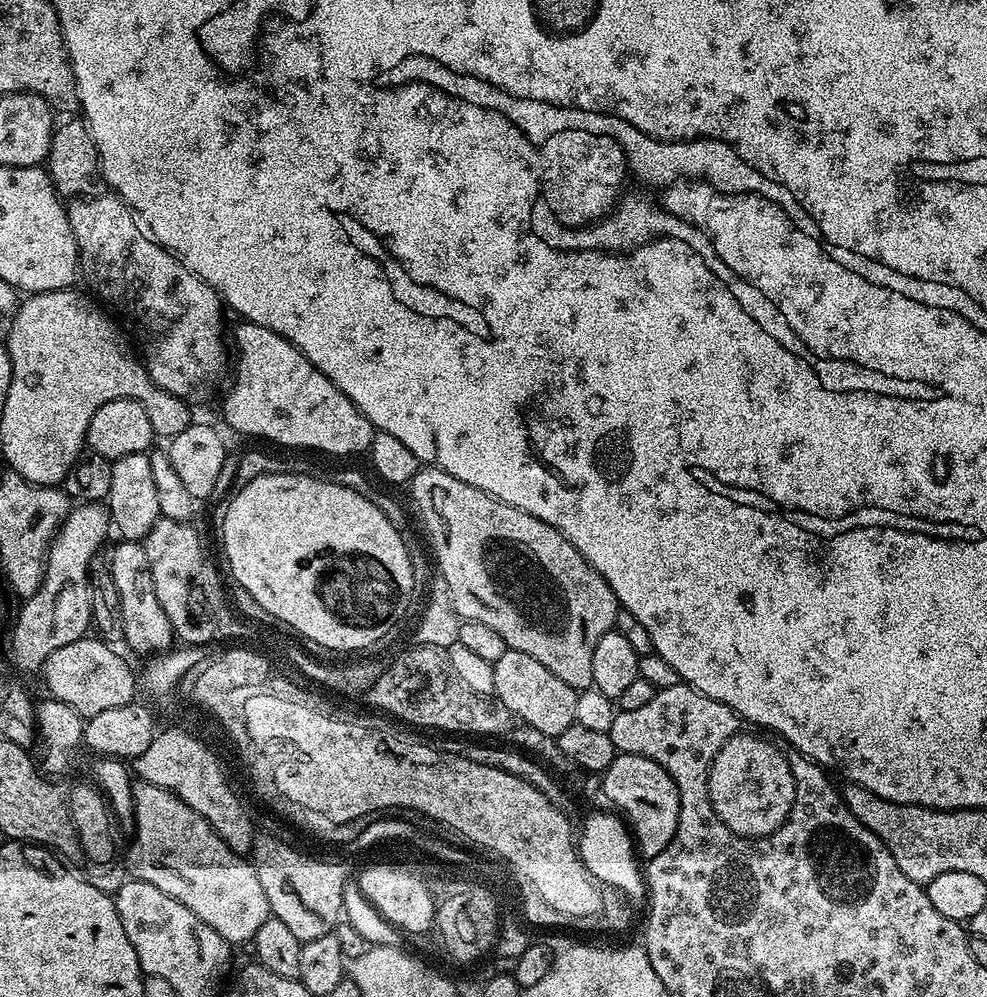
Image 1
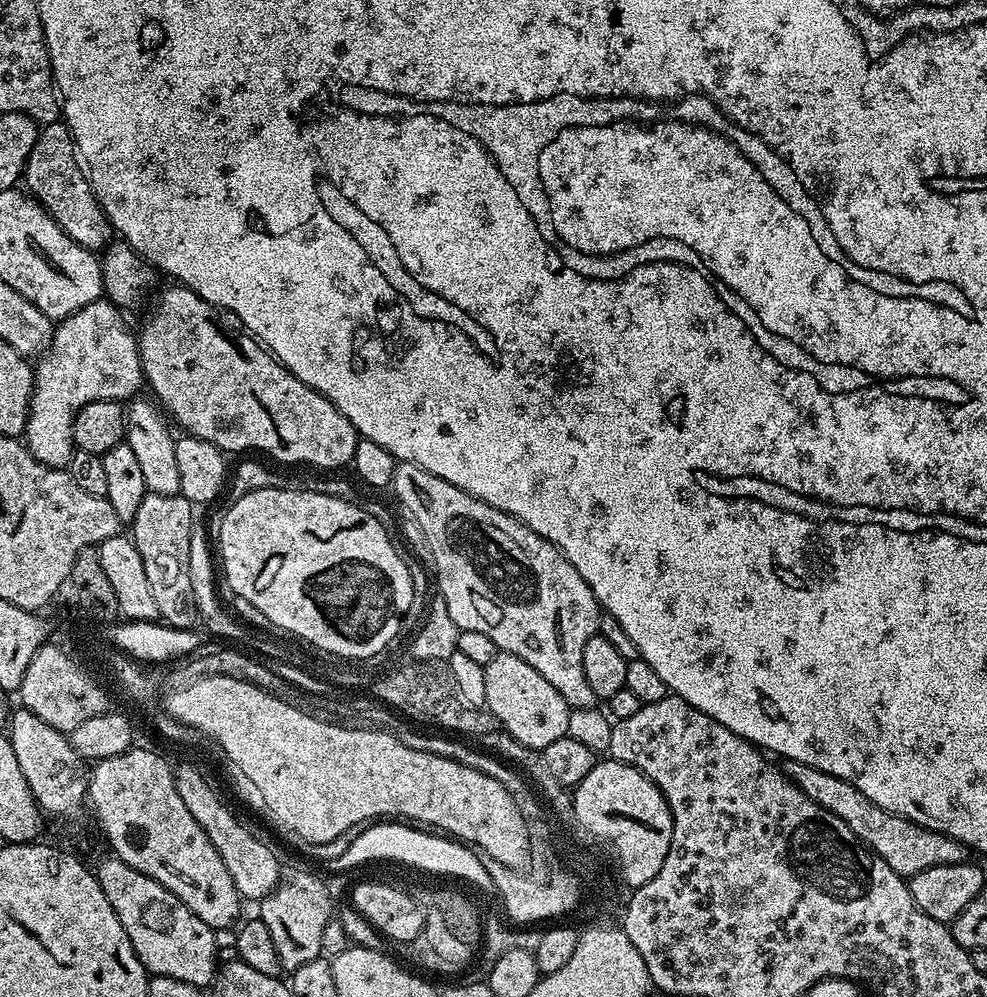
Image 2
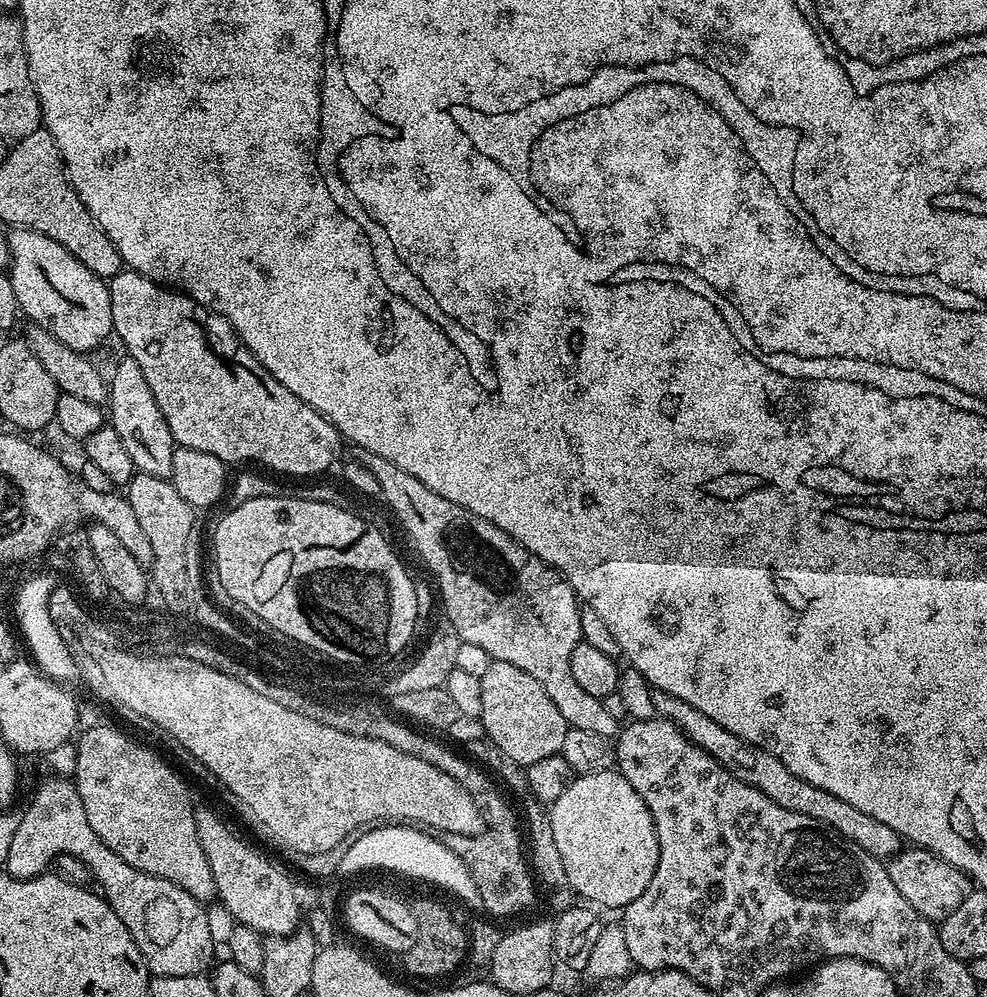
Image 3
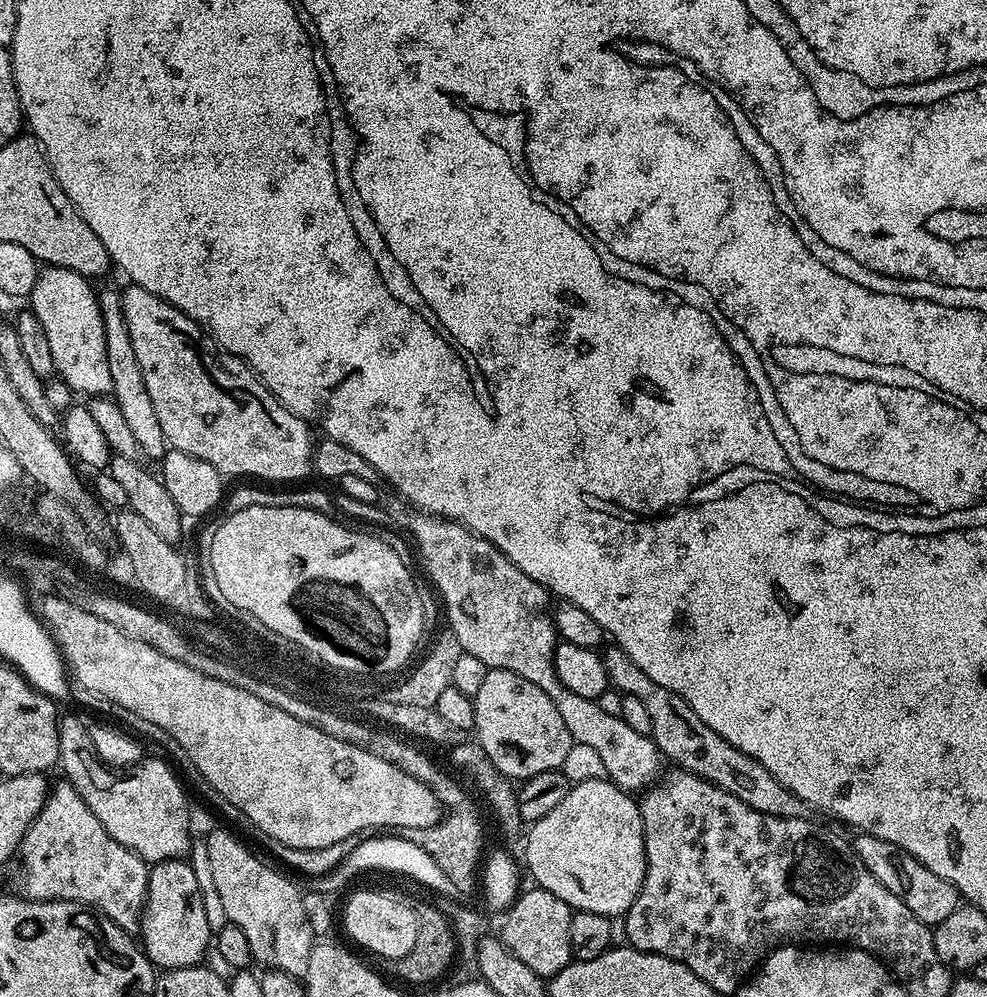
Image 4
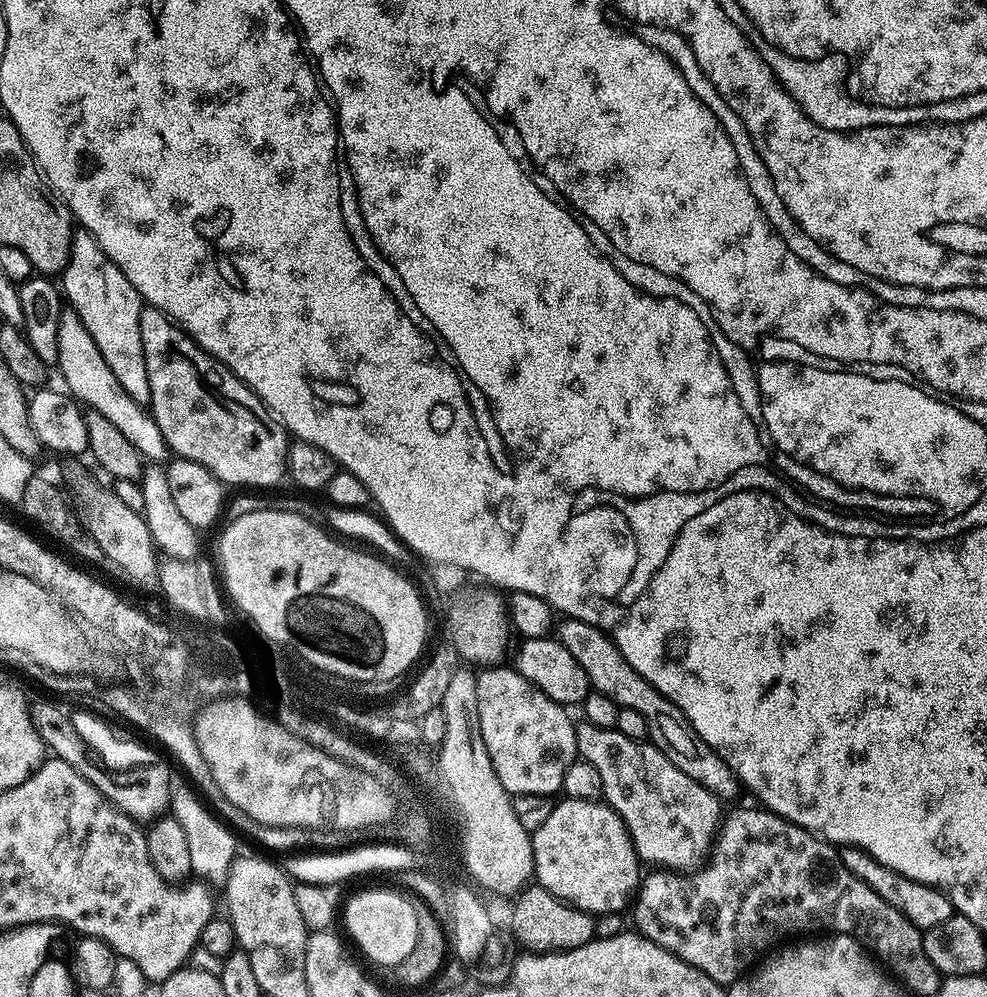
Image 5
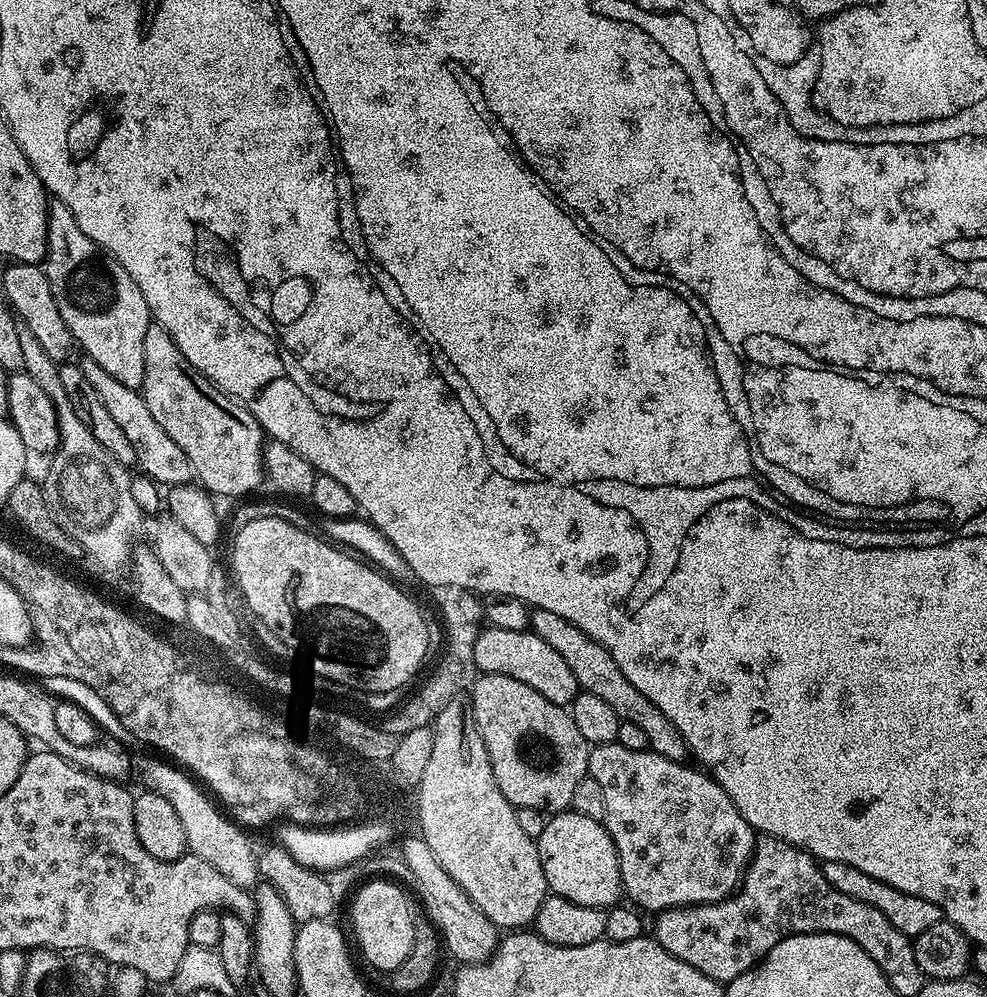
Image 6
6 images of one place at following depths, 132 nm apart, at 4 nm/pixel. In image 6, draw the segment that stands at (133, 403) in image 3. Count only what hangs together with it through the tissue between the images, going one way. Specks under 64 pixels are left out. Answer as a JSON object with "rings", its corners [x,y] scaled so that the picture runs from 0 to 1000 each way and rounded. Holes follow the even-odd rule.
{"rings":[[[58,200],[49,207],[49,256],[43,268],[76,348],[80,352],[82,349],[88,360],[99,363],[107,375],[120,379],[124,387],[145,390],[148,331],[155,324],[148,299],[144,299],[144,291],[122,264],[83,235],[75,215],[71,215],[71,207]]]}

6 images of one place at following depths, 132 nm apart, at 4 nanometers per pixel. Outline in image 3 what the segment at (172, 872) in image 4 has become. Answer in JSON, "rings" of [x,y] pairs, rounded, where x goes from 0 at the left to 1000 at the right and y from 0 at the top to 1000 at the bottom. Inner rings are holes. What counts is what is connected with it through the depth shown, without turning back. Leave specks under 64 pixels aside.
{"rings":[[[50,777],[48,781],[37,788],[36,795],[33,796],[32,803],[24,814],[24,819],[17,824],[16,831],[8,843],[8,856],[4,859],[5,868],[3,867],[8,878],[23,883],[40,879],[42,875],[50,874],[52,867],[49,866],[52,865],[53,859],[54,863],[62,859],[74,859],[83,865],[91,879],[97,882],[99,887],[97,889],[105,902],[116,913],[116,917],[124,921],[124,929],[132,933],[132,941],[136,941],[154,979],[208,978],[217,967],[216,945],[213,941],[208,908],[193,897],[188,897],[188,893],[184,893],[176,885],[168,881],[160,881],[156,877],[148,877],[132,869],[132,865],[128,865],[120,857],[116,857],[116,853],[111,853],[111,849],[107,849],[103,841],[95,837],[95,828],[91,828],[91,823],[87,820],[87,812],[83,808],[83,800],[79,796],[76,785],[64,778]]]}

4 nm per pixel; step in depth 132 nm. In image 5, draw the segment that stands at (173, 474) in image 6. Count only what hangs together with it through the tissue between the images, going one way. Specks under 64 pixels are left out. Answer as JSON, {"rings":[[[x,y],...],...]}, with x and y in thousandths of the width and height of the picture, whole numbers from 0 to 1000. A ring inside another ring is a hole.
{"rings":[[[72,311],[62,312],[59,323],[59,359],[57,360],[61,377],[65,380],[64,388],[68,390],[74,401],[86,410],[103,415],[103,419],[121,431],[140,450],[150,463],[166,463],[171,460],[172,450],[164,439],[164,431],[160,431],[158,420],[153,417],[124,387],[120,387],[120,379],[116,379],[111,367],[107,367],[107,359],[103,359],[95,339],[91,339],[91,331],[83,325],[83,319]]]}

